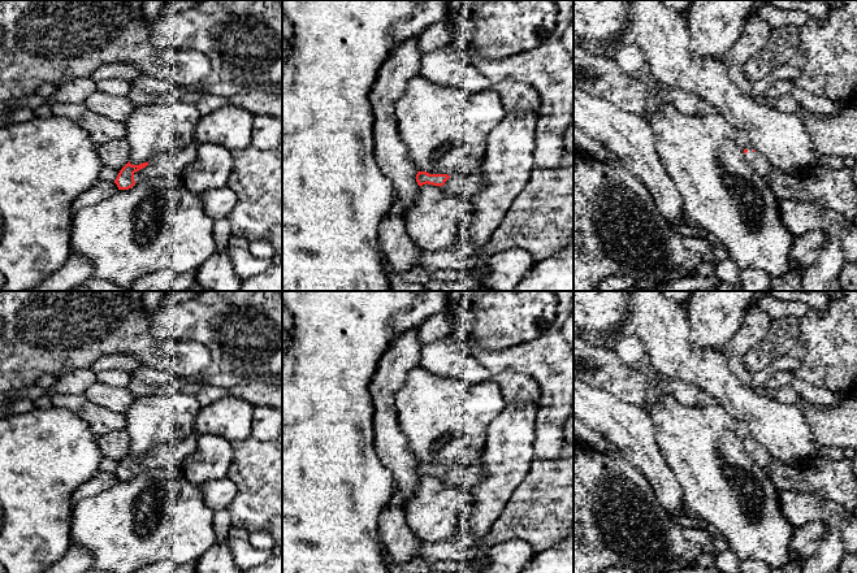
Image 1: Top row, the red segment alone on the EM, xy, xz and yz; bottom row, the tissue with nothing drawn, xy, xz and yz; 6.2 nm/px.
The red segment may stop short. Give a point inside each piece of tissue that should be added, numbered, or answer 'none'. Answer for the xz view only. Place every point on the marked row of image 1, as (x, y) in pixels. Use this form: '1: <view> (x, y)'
1: xz (464, 183)

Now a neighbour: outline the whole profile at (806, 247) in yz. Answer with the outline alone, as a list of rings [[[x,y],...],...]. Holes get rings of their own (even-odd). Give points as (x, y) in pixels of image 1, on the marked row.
[[[813,230],[796,236],[791,257],[793,262],[804,272],[815,262],[821,251],[828,244],[828,234],[823,230]]]

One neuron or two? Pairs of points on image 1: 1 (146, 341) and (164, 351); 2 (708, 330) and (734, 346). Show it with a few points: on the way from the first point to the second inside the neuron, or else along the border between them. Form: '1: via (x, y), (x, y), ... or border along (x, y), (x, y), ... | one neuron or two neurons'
1: via (150, 344), (156, 351), (160, 351) | one neuron
2: border along (744, 316), (740, 328), (721, 350) | two neurons

